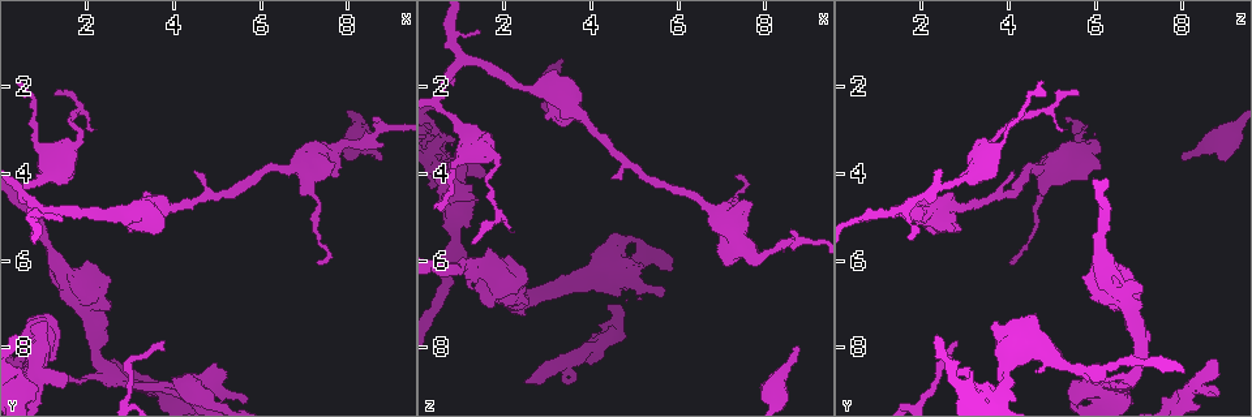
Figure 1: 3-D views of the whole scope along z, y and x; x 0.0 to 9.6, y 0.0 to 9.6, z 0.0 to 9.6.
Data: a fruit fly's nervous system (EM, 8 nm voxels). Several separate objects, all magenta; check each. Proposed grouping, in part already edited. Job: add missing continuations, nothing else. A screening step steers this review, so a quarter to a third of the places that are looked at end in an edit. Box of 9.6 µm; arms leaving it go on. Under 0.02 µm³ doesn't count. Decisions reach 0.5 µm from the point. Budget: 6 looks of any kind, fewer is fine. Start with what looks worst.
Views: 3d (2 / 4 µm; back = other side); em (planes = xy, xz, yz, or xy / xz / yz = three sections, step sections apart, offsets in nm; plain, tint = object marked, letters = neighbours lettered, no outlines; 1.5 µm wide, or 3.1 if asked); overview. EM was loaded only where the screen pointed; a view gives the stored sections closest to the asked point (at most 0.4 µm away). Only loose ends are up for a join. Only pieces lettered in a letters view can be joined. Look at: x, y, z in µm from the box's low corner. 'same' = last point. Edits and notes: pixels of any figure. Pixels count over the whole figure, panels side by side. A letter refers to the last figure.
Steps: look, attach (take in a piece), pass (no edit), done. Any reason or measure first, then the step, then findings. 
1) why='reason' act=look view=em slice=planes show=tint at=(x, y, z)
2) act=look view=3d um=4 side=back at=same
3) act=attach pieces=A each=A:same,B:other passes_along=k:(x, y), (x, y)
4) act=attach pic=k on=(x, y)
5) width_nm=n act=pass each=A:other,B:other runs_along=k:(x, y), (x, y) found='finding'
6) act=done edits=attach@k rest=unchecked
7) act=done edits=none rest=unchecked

why='tapers out' act=look view=em um=3.1 slice=planes show=letters at=(2.10, 2.95, 5.20)

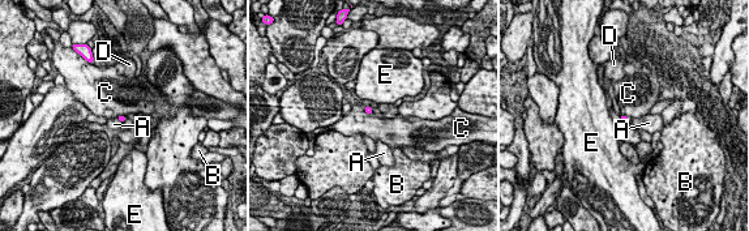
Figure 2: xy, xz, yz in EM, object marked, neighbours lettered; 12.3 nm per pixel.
longest_contact=C:150nm act=pass each=A:other,B:other,C:other,D:other,E:other border=2:(363, 107), (368, 114), (372, 114) found='none of them fits'

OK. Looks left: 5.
why='thick end' act=look view=em slice=xz step=8 show=letters at=(2.50, 8.30, 8.80)

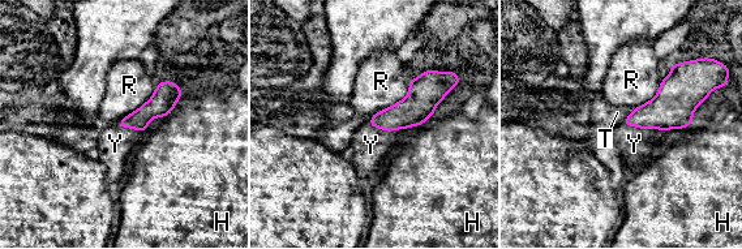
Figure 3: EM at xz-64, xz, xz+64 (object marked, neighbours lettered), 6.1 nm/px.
act=look view=em slice=planes show=letters at=same

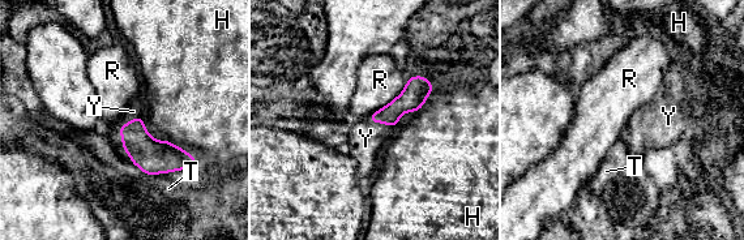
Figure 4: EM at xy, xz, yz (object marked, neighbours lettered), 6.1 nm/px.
act=attach pieces=Y each=H:other,R:other,T:other,Y:same passes_along=4:(153, 157), (120, 133), (133, 111) found='it goes on there'

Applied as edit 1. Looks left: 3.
act=look view=overview

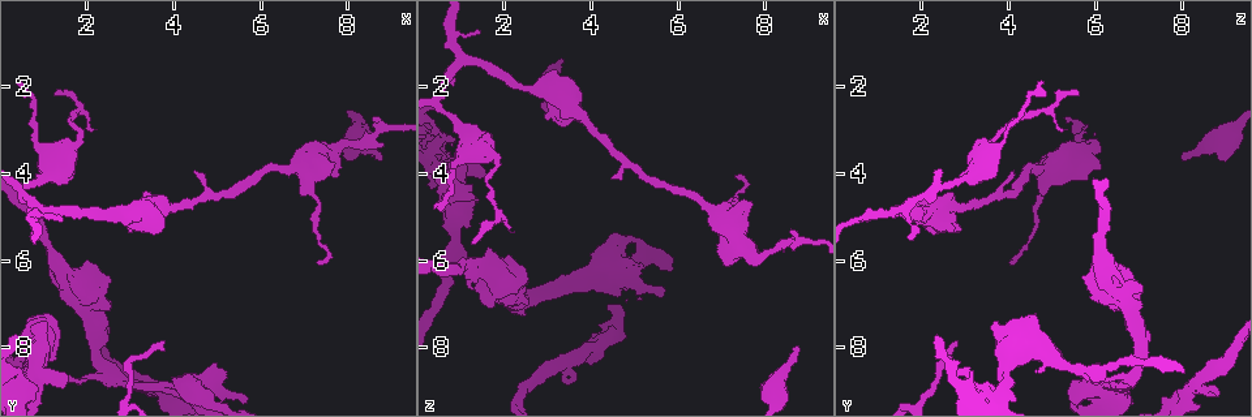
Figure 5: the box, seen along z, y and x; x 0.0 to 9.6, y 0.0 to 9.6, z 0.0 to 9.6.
act=look view=em slice=planes show=letters at=(8.70, 3.65, 7.95)

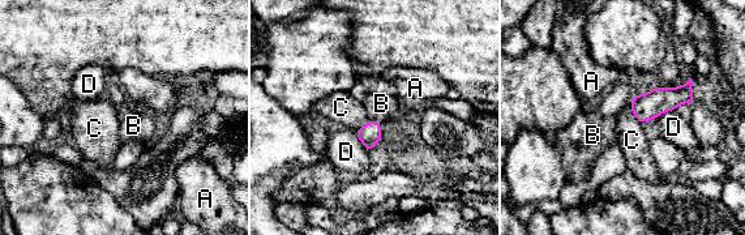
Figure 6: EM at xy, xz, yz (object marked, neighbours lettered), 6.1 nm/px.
act=attach pieces=B each=A:other,B:same,C:other,D:other passes_along=6:(369, 135), (375, 122), (381, 103) found='the neuron continues'

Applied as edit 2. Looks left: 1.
act=done edits=attach@4,attach@6 rest=unchecked

